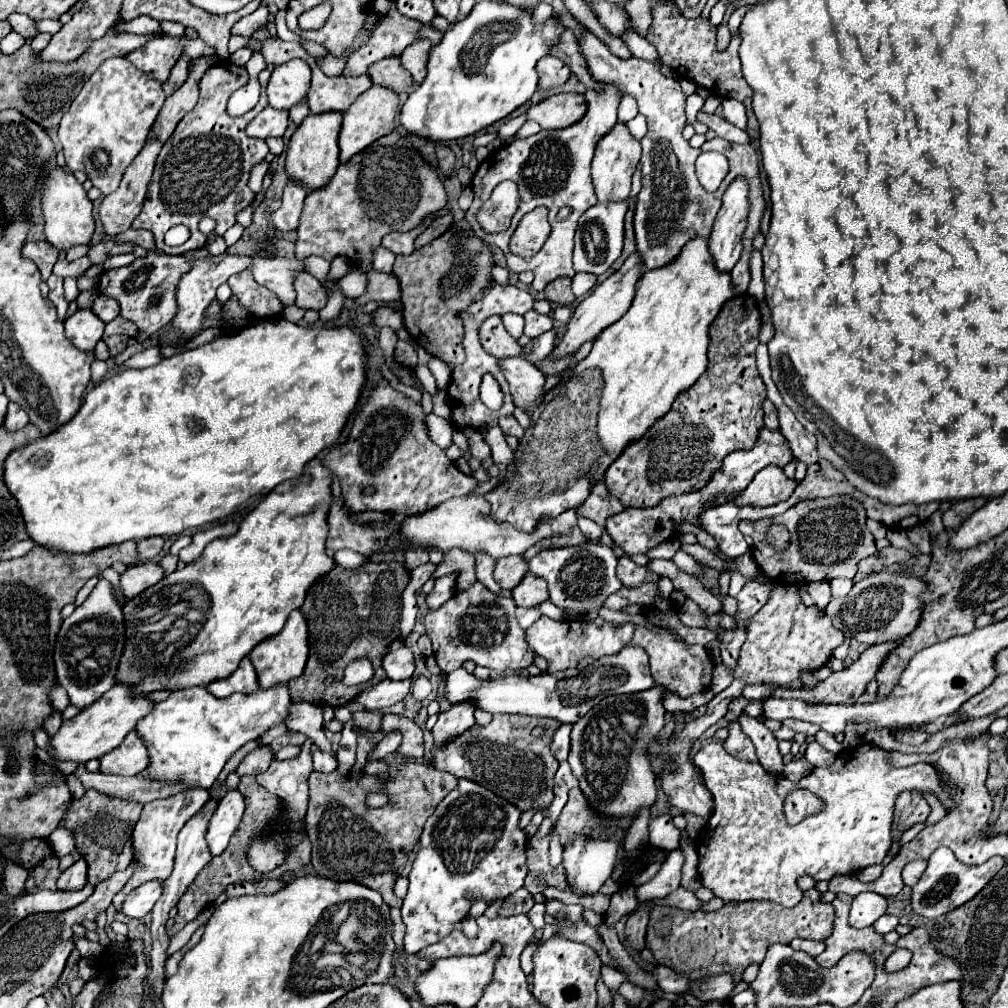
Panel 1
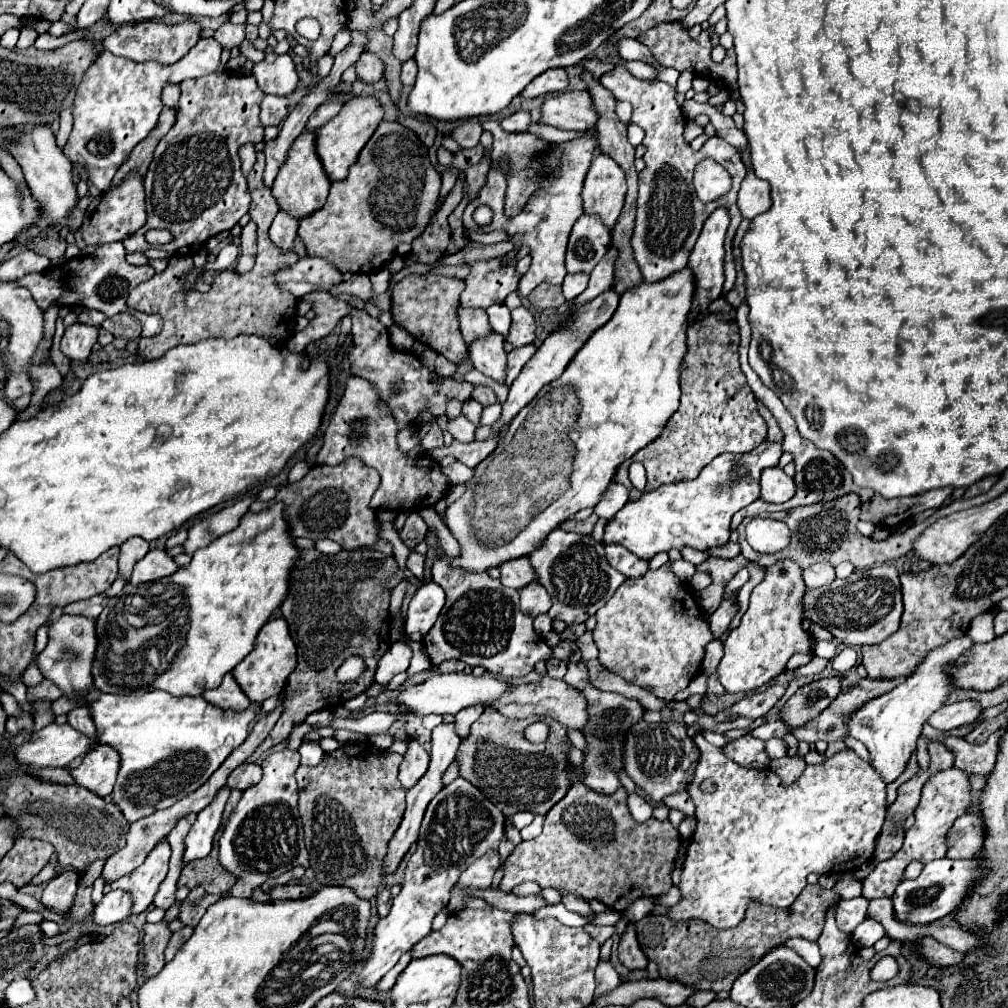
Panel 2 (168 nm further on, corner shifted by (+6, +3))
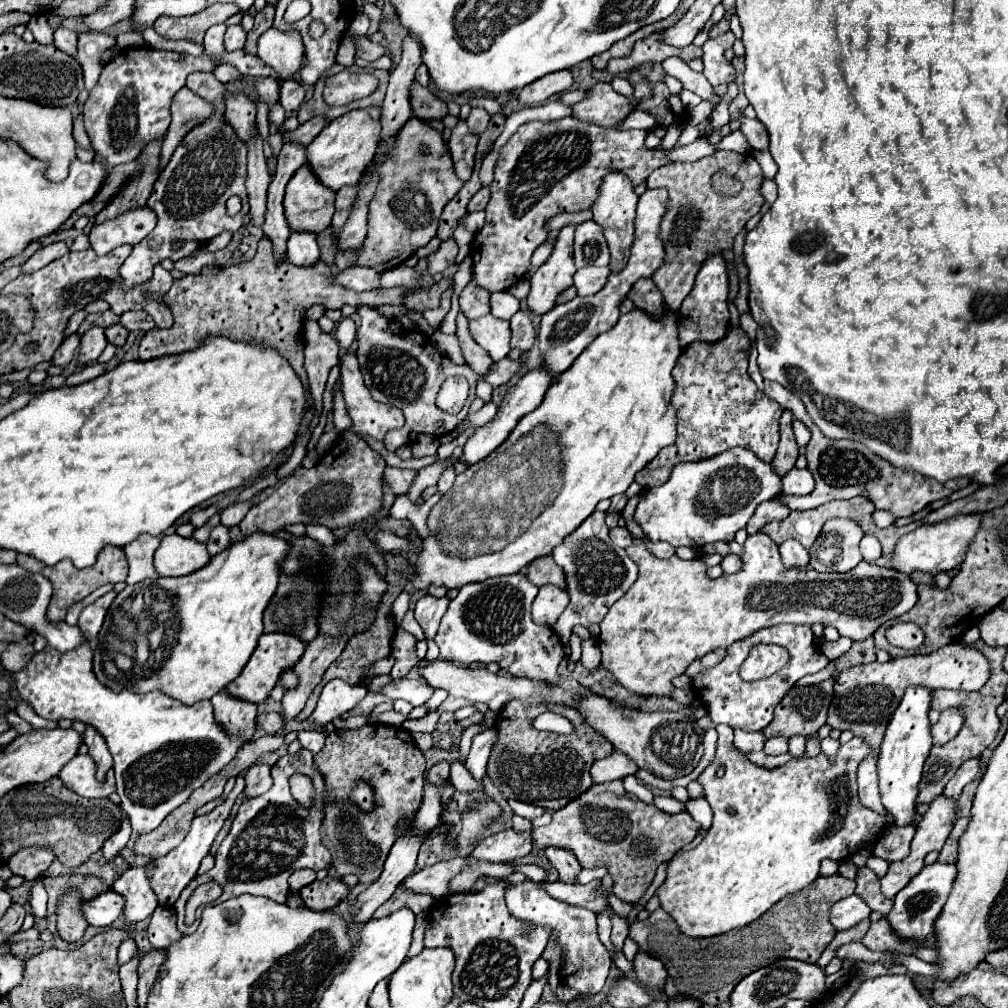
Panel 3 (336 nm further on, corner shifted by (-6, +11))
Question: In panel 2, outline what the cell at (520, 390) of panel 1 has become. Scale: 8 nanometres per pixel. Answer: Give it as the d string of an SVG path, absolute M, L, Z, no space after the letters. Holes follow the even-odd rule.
M490 333L486 339L478 339L470 345L470 357L474 367L492 377L494 381L504 385L506 379L506 351L504 351L504 337L498 333Z

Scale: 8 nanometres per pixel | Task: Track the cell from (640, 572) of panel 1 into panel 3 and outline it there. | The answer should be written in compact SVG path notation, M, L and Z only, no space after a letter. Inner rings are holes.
M614 527L614 529L610 529L610 539L612 539L614 545L618 545L622 549L626 549L632 543L632 535L630 535L630 531L626 527Z

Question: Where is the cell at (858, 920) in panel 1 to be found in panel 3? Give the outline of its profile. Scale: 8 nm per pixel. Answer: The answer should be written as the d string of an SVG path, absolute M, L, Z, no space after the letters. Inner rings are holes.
M850 895L846 899L836 901L830 909L830 923L836 931L846 931L866 919L870 915L870 907L864 905L864 901L856 895Z

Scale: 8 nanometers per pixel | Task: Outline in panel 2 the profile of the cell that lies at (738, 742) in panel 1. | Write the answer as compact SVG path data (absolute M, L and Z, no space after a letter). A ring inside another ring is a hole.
M742 735L740 739L722 747L722 751L724 751L726 757L730 757L732 761L736 761L742 767L764 769L770 763L770 759L764 751L764 741L754 739L752 735Z

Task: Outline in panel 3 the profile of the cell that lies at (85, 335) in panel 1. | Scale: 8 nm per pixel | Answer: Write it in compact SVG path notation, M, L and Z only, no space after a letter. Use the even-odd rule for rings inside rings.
M92 327L84 333L80 339L80 353L78 353L78 367L84 367L86 363L92 363L100 357L100 353L106 347L106 335L104 329Z

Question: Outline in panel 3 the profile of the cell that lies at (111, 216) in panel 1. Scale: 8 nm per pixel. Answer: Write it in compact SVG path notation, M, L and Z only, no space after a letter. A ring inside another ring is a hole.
M138 207L120 215L114 221L94 225L90 231L90 245L98 255L108 255L112 249L130 243L140 243L156 227L156 213L148 207Z

